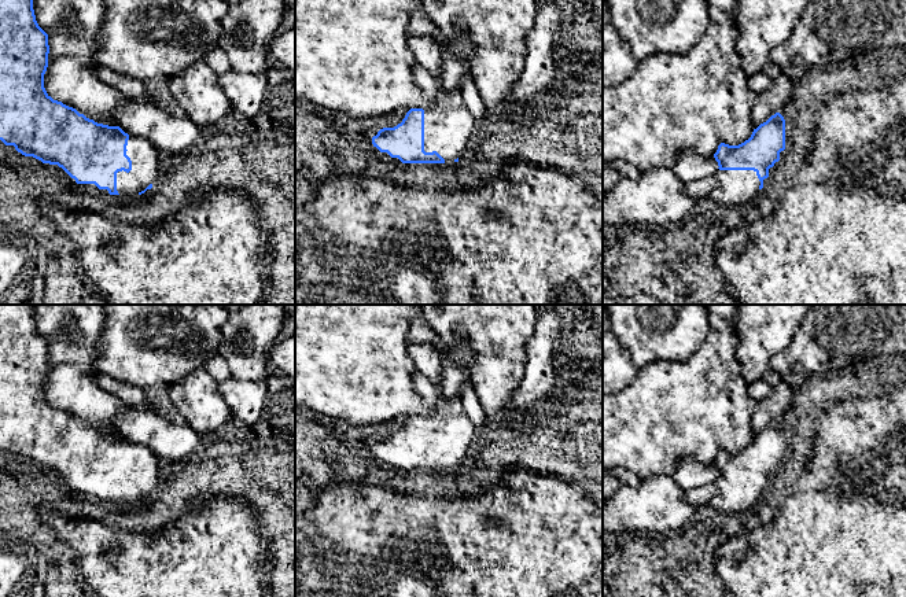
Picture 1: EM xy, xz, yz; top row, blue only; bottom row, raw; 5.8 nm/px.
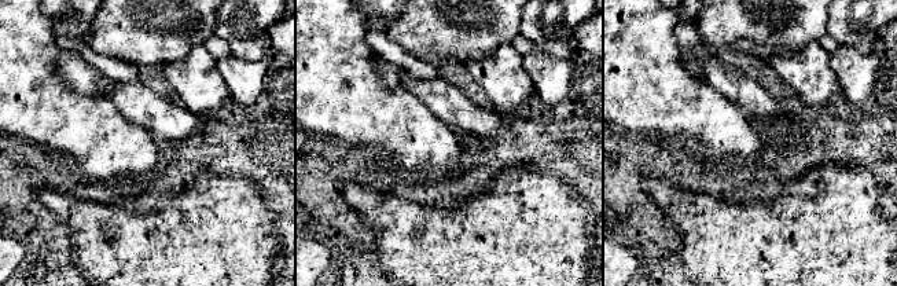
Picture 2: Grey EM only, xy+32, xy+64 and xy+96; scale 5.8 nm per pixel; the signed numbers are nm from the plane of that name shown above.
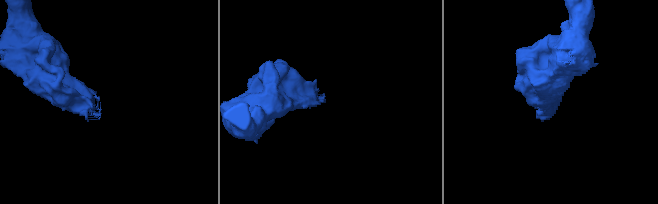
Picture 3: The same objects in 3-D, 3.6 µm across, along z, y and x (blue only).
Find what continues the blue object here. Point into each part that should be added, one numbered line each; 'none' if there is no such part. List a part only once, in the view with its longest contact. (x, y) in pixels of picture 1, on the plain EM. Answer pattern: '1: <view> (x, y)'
1: xy (144, 465)

